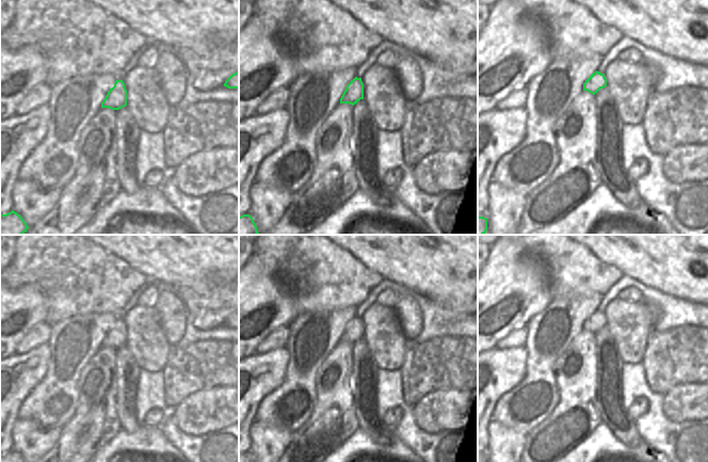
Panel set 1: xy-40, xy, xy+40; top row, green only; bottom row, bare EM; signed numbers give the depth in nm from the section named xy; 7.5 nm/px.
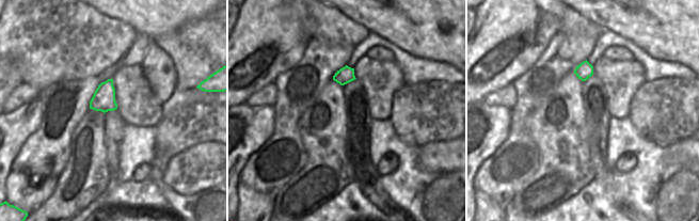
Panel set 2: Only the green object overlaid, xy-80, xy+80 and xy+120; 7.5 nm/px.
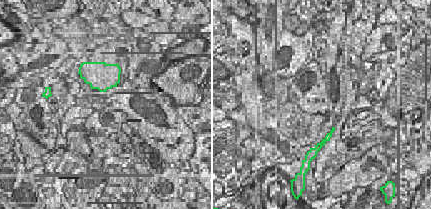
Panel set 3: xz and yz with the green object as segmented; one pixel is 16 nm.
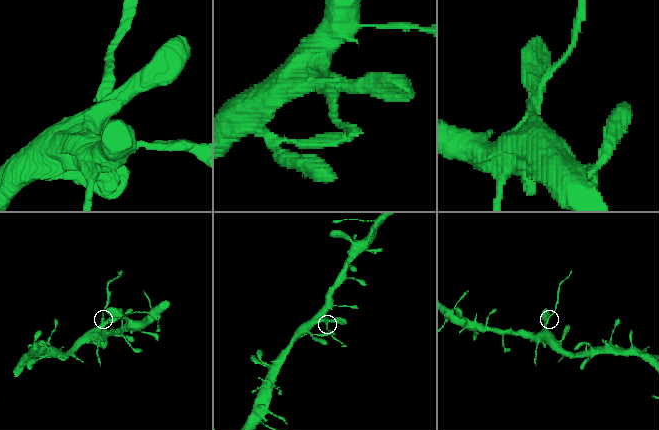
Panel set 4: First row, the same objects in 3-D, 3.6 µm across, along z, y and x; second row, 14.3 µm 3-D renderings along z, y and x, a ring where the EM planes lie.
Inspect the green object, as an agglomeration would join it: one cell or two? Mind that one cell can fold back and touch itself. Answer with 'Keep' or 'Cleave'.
Cleave

